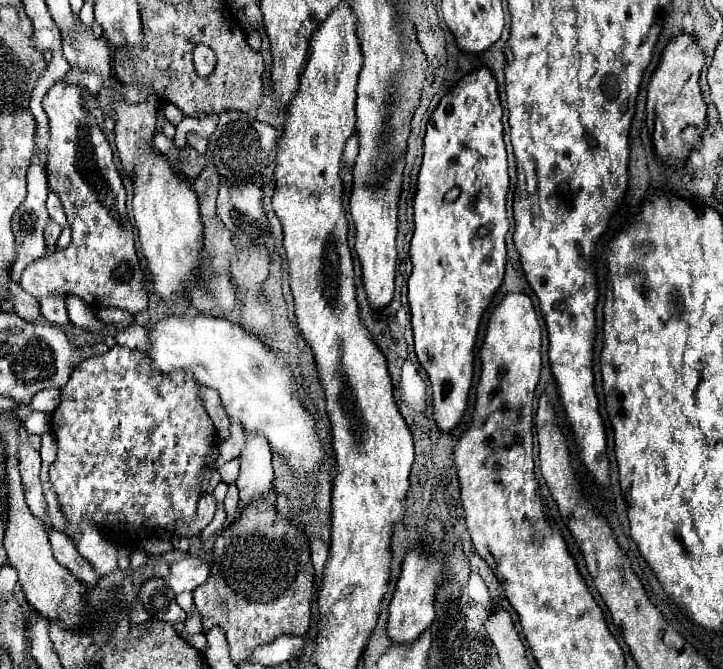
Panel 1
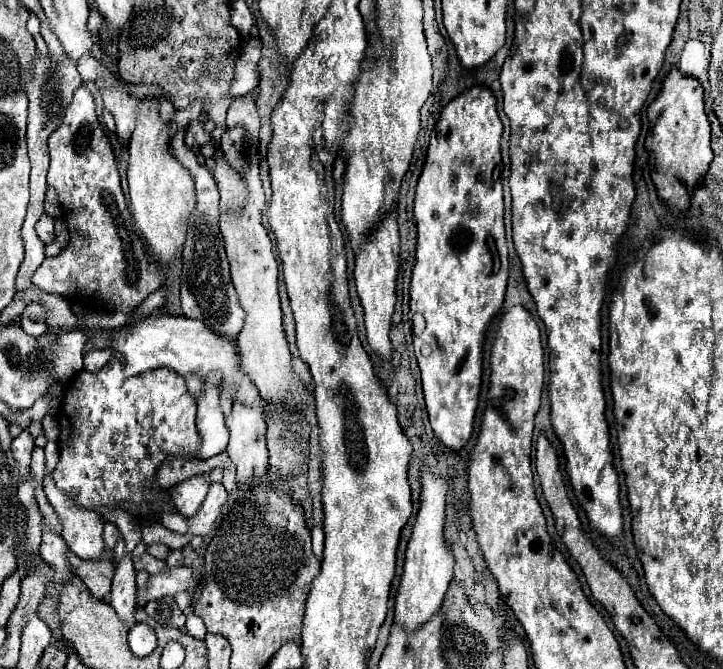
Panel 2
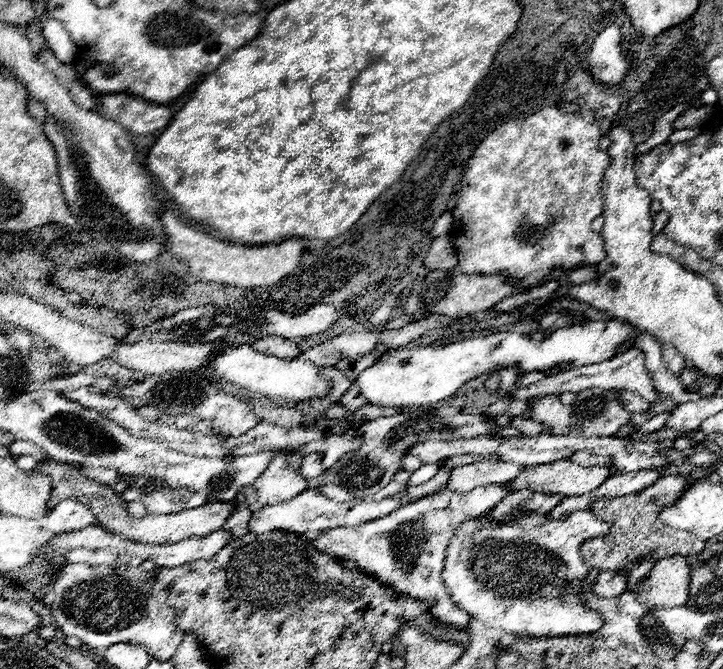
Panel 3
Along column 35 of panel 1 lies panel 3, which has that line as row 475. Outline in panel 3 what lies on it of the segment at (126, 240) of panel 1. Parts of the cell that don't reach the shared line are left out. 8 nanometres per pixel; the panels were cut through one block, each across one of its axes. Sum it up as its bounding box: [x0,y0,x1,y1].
[256,464,306,506]

